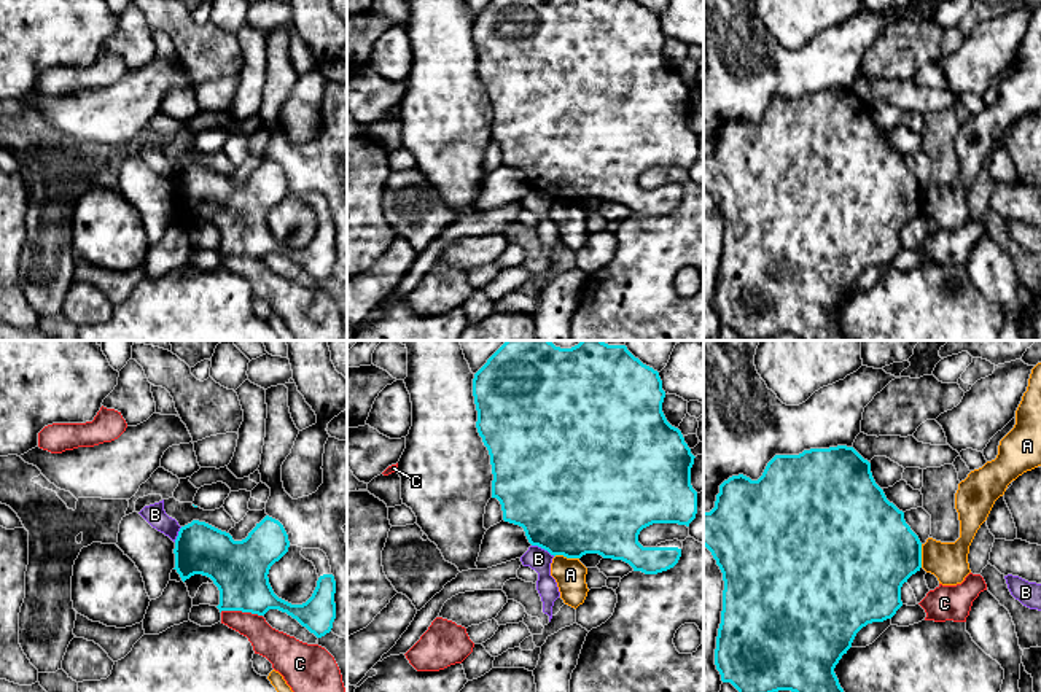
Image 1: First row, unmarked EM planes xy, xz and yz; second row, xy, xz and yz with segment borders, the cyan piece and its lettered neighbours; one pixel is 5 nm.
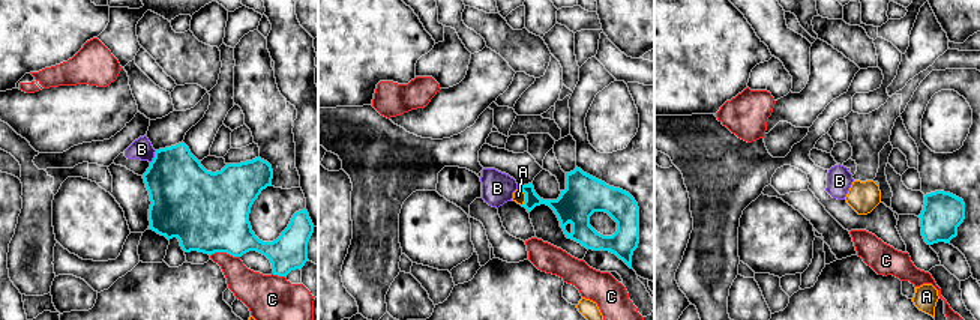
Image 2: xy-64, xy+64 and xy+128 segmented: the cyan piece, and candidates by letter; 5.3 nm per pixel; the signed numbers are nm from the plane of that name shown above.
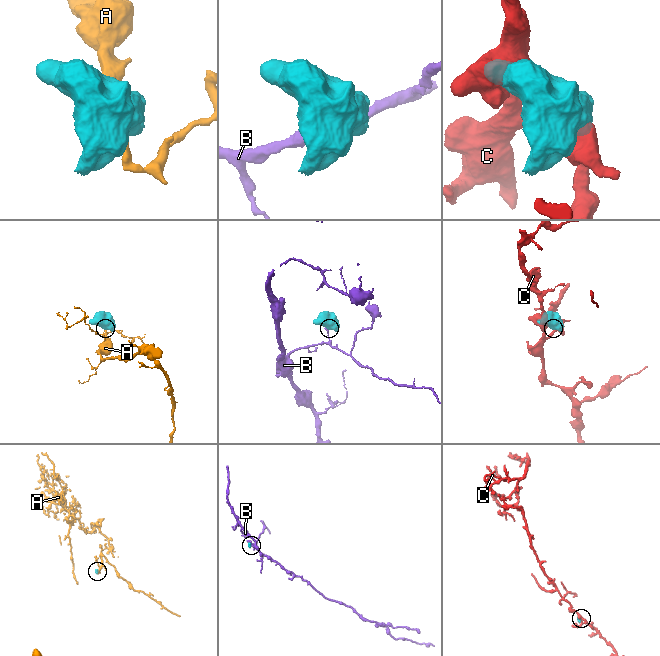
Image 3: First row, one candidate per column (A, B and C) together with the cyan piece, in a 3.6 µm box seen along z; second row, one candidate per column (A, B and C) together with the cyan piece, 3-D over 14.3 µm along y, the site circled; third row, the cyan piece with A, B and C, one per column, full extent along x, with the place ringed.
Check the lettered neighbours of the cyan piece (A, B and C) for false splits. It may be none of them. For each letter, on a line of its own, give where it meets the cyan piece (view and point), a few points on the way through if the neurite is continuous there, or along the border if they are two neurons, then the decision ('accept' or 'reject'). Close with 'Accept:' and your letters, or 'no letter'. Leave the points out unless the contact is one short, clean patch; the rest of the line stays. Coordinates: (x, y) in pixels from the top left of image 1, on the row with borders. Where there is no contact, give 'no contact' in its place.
A: contact xz (567, 557); border xz (554, 555), (578, 559); reject
B: contact xz (543, 548); border xz (532, 544), (554, 555); reject
C: contact xy (241, 610); reject
Accept: no letter

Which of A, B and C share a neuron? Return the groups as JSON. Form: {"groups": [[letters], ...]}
{"groups": [["A"], ["B"], ["C"]]}

